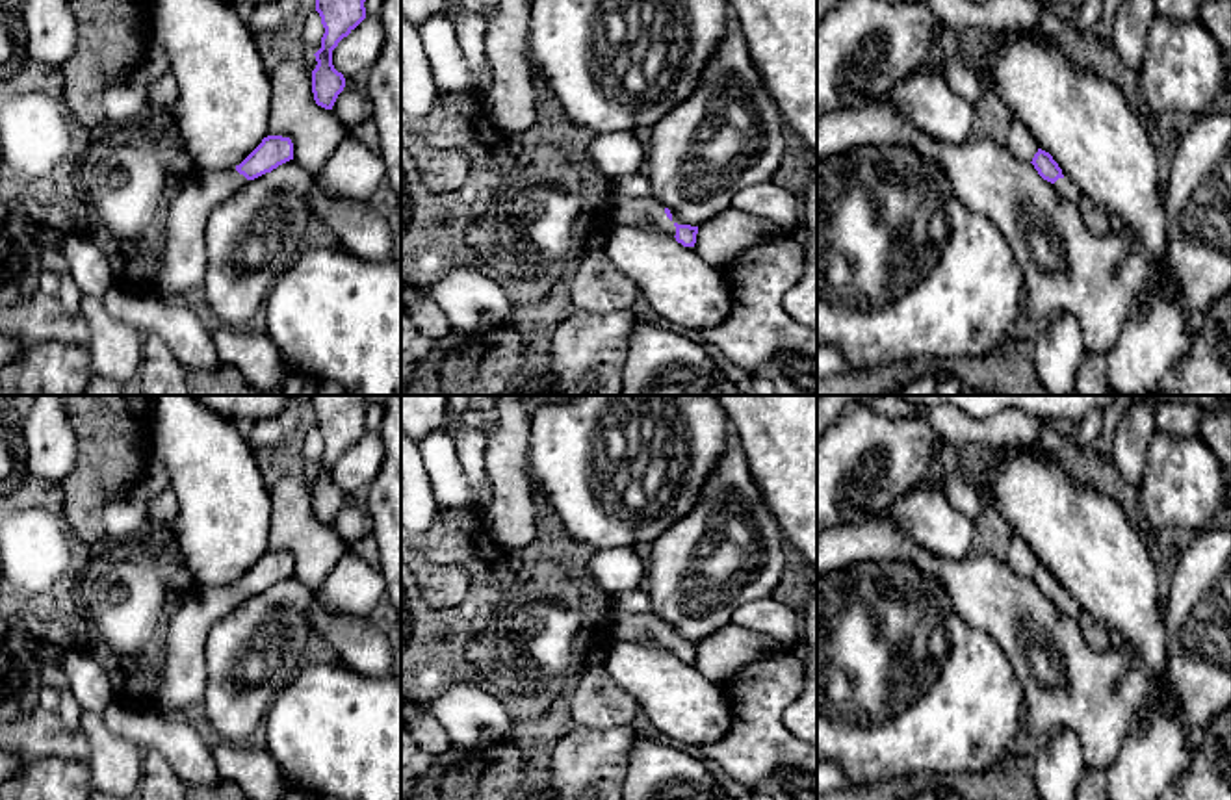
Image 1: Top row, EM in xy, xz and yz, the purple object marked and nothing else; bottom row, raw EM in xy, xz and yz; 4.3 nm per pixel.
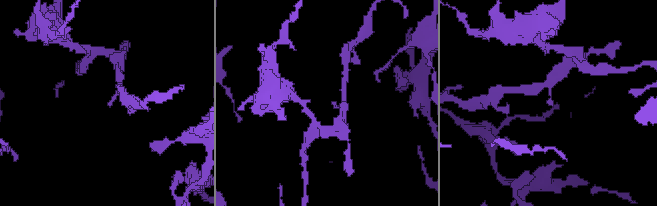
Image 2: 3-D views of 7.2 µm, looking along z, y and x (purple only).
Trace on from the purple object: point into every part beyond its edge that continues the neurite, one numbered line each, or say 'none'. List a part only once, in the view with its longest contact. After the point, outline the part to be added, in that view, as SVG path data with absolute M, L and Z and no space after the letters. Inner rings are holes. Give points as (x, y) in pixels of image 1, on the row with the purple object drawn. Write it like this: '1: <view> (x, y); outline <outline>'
1: xz (621, 210); outline M611 193L600 213L603 225L618 225L618 226L650 226L676 236L674 223L667 217L665 206L650 197L631 199L620 193Z

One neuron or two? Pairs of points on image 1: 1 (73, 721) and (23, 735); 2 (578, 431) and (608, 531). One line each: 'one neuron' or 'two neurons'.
1: two neurons
2: one neuron

